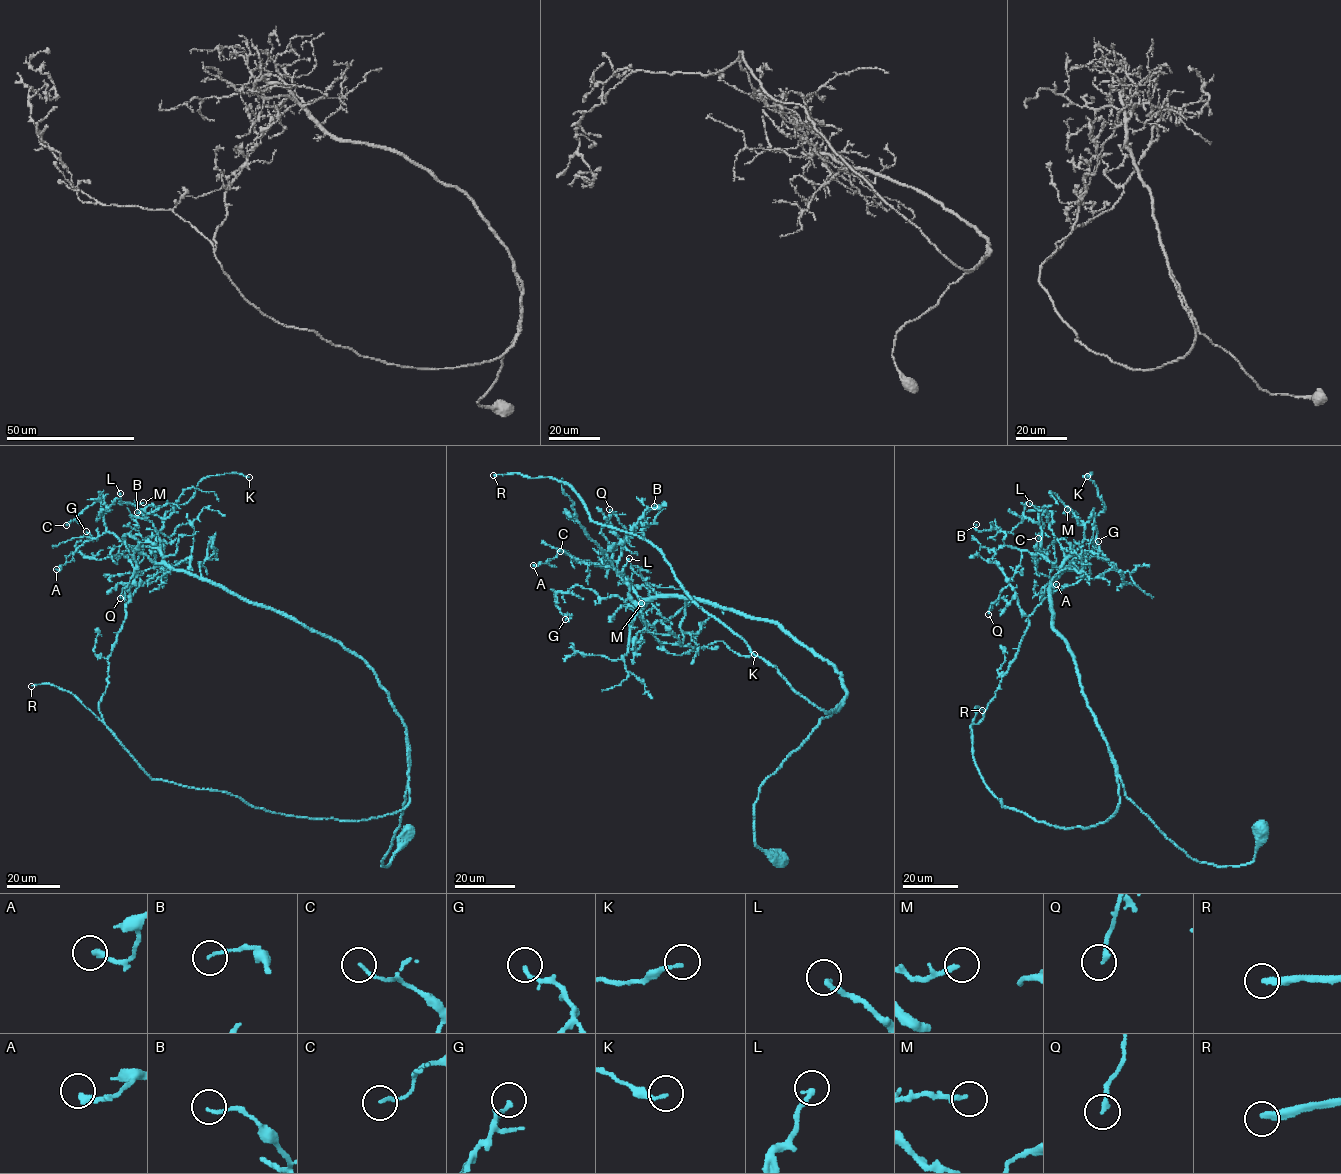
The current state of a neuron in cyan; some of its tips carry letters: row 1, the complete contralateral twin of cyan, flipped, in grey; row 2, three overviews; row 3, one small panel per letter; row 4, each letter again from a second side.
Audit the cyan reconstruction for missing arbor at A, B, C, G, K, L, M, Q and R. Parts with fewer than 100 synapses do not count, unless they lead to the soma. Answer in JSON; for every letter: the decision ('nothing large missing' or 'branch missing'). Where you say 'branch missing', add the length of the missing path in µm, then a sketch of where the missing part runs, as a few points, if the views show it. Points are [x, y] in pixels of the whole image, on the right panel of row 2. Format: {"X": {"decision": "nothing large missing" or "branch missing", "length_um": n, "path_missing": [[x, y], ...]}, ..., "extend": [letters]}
{"A": {"decision": "nothing large missing"}, "B": {"decision": "nothing large missing"}, "C": {"decision": "nothing large missing"}, "G": {"decision": "nothing large missing"}, "K": {"decision": "nothing large missing"}, "L": {"decision": "nothing large missing"}, "M": {"decision": "nothing large missing"}, "Q": {"decision": "nothing large missing"}, "R": {"decision": "branch missing", "length_um": 160, "path_missing": [[982, 710], [1001, 712], [1026, 697], [1038, 672], [1069, 662], [1100, 620], [1159, 599], [1151, 569], [1108, 538]]}, "extend": ["R"]}

